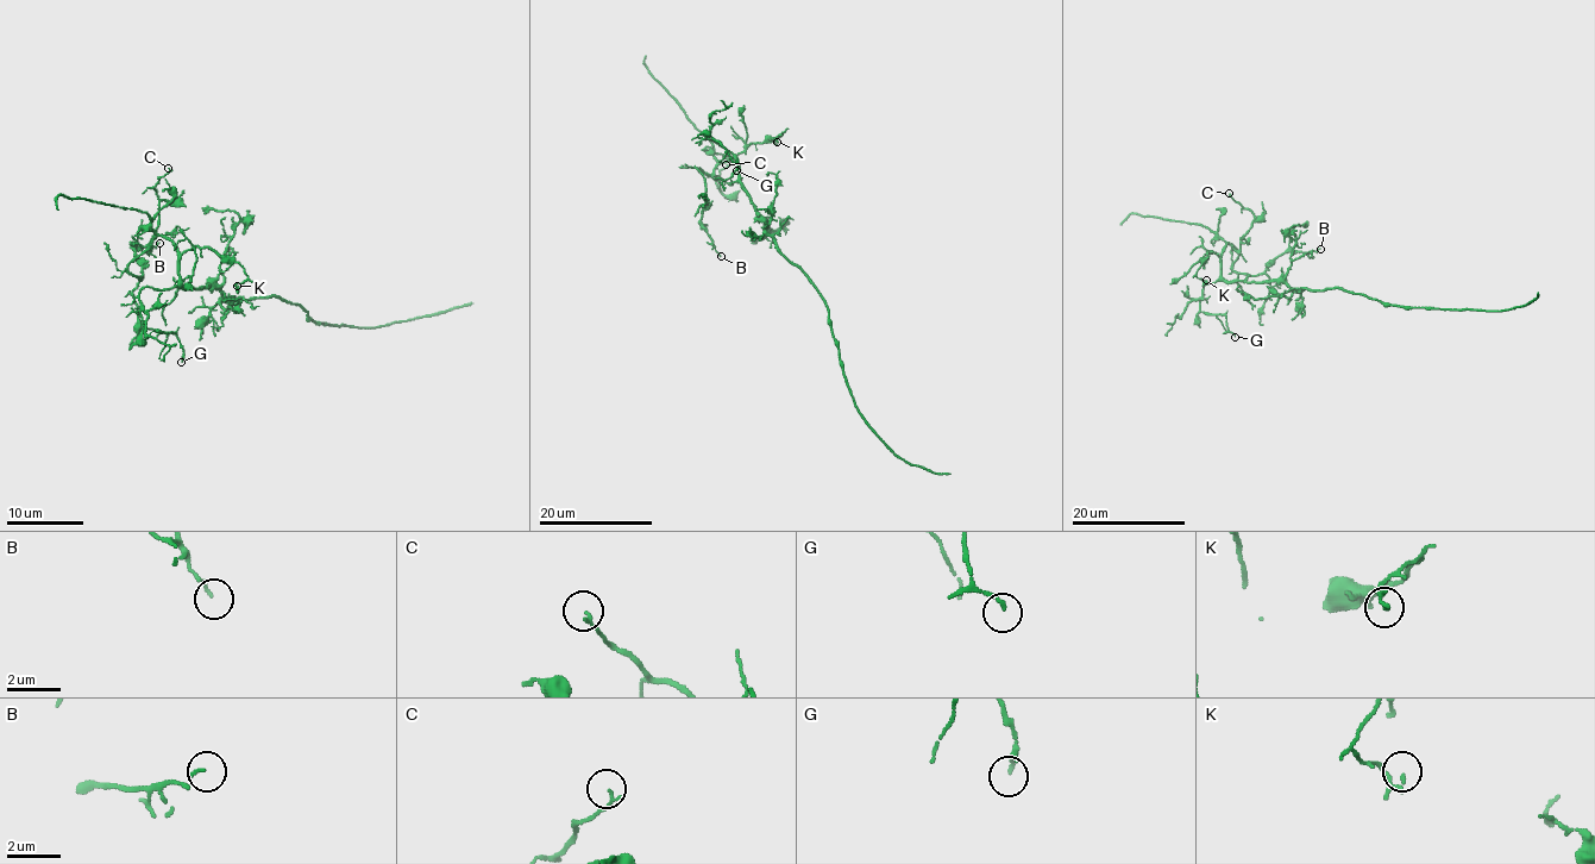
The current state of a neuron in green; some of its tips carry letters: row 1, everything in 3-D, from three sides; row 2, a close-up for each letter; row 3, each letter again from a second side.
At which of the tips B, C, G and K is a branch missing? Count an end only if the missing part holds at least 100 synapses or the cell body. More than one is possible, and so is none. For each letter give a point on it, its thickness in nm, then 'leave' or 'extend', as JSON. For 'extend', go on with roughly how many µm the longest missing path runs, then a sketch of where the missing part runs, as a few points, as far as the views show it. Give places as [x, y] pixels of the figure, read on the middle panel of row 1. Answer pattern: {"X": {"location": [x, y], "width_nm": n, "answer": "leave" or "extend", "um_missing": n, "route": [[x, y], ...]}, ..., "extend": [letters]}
{"B": {"location": [721, 256], "width_nm": 80, "answer": "leave"}, "C": {"location": [726, 164], "width_nm": 110, "answer": "leave"}, "G": {"location": [736, 170], "width_nm": 130, "answer": "leave"}, "K": {"location": [777, 142], "width_nm": 100, "answer": "leave"}, "extend": []}

